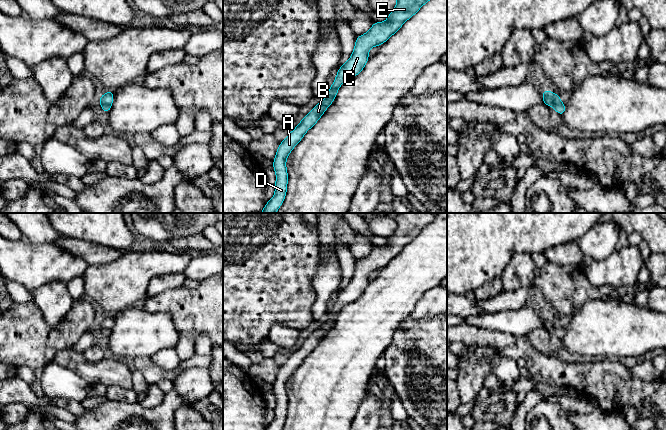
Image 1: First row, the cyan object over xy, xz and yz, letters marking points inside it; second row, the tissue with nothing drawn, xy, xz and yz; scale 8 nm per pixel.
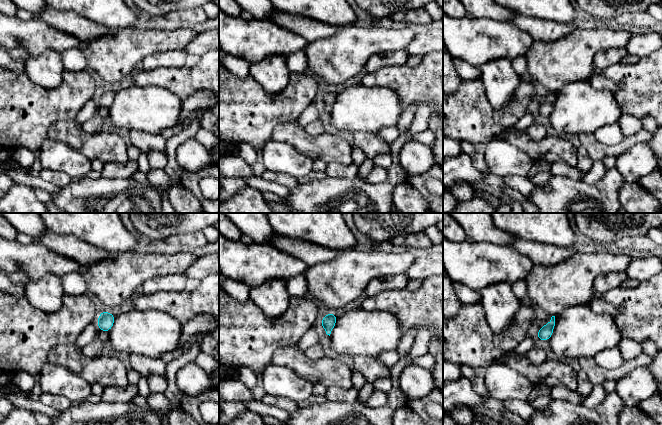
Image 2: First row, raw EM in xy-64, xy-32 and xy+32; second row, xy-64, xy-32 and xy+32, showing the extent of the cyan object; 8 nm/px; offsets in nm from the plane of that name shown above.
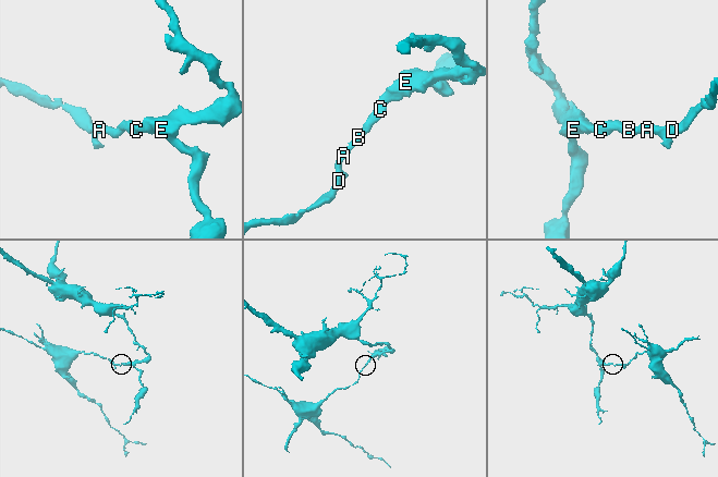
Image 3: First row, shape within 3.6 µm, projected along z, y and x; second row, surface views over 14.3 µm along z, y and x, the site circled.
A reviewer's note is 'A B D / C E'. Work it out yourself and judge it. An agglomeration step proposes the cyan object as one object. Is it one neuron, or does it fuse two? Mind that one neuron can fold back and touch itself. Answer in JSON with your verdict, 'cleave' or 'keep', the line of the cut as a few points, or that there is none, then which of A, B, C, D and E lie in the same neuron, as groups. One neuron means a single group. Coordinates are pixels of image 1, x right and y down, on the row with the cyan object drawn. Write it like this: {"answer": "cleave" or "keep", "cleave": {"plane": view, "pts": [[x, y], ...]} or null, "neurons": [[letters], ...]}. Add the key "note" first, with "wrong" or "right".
{"note": "right", "answer": "cleave", "cleave": {"plane": "xy", "pts": [[101, 102], [110, 106]]}, "neurons": [["A", "B", "D"], ["C", "E"]]}

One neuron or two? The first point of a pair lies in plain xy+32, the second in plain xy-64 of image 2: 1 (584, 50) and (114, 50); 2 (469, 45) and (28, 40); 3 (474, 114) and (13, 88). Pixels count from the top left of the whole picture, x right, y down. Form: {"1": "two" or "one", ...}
{"1": "one", "2": "one", "3": "one"}

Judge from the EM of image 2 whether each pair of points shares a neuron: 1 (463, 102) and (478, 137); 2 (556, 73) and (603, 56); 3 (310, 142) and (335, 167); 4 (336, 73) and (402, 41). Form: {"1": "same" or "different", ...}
{"1": "same", "2": "different", "3": "different", "4": "same"}

